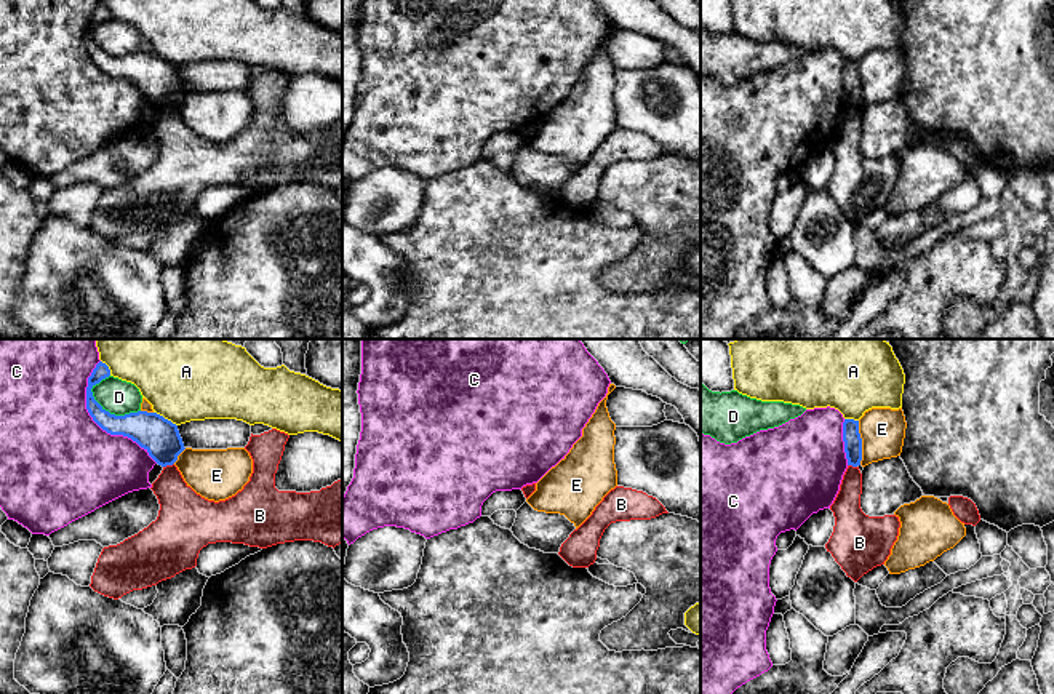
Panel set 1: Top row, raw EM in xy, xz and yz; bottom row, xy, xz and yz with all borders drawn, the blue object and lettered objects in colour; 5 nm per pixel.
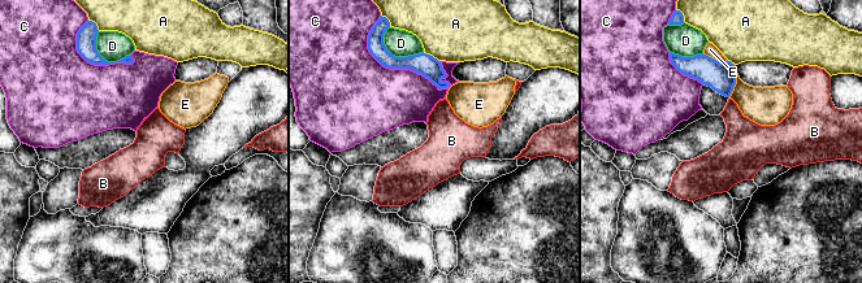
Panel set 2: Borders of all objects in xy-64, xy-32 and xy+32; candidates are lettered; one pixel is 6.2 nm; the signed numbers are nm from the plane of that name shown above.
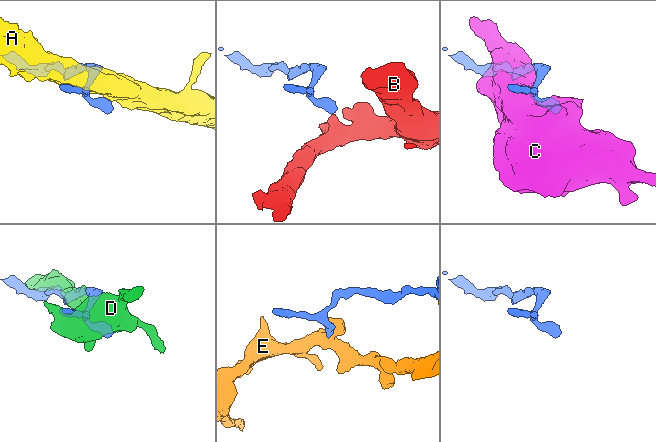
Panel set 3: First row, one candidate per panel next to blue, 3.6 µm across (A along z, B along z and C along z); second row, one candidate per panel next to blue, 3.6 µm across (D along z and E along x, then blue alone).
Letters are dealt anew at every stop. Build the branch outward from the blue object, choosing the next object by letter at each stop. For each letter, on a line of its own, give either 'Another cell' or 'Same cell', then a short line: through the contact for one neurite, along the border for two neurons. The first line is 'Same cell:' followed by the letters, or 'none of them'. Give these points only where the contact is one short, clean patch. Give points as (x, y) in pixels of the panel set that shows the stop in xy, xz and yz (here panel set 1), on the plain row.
Same cell: none of them
A: Another cell
B: Another cell. Line: xy (173, 104), (163, 109)
C: Another cell
D: Another cell
E: Another cell

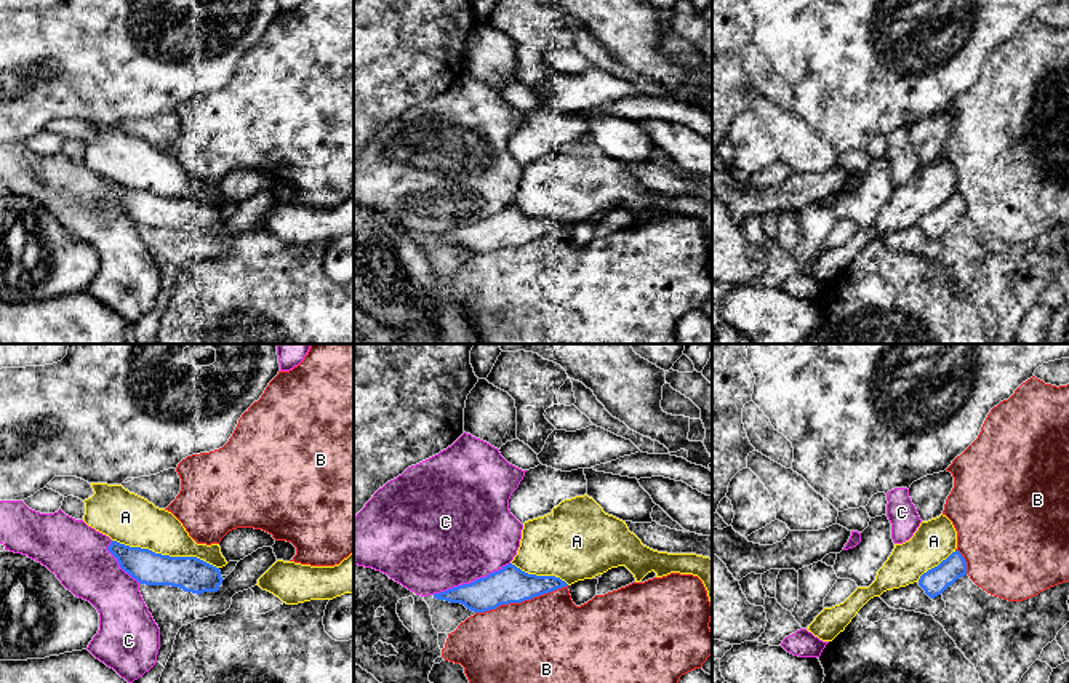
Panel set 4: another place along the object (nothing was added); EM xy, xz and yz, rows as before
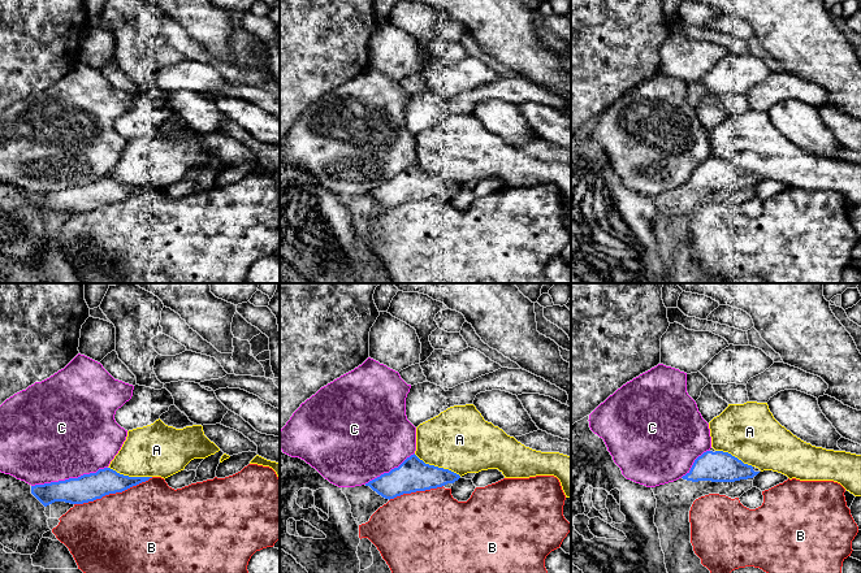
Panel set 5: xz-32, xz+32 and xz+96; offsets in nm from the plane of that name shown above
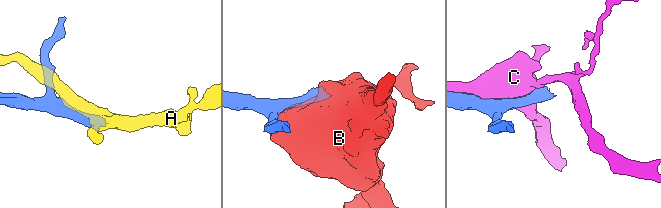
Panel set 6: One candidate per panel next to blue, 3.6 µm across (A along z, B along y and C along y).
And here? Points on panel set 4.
Same cell: A
A: Same cell
B: Another cell
C: Another cell

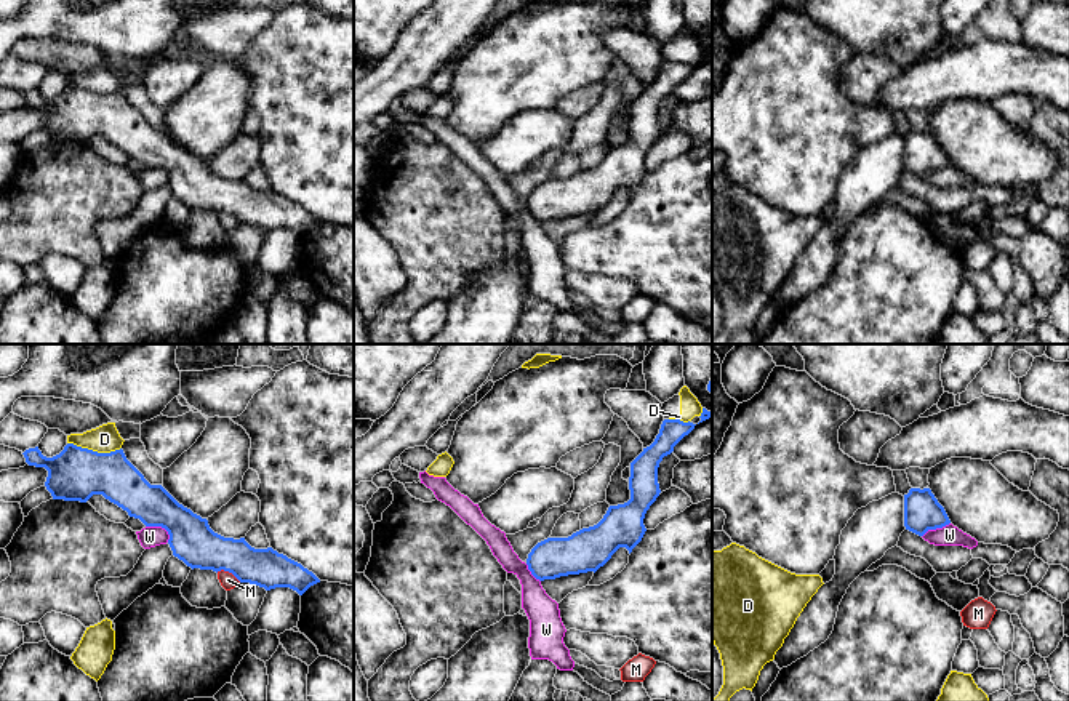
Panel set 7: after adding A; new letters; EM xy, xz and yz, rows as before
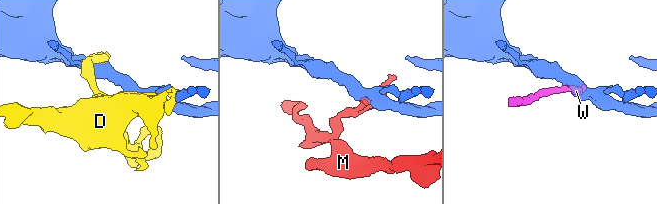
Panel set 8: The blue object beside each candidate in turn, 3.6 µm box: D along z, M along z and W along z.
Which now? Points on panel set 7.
Same cell: none of them
D: Another cell
M: Another cell
W: Another cell. Line: xy (146, 167), (160, 167), (167, 173), (168, 183)

